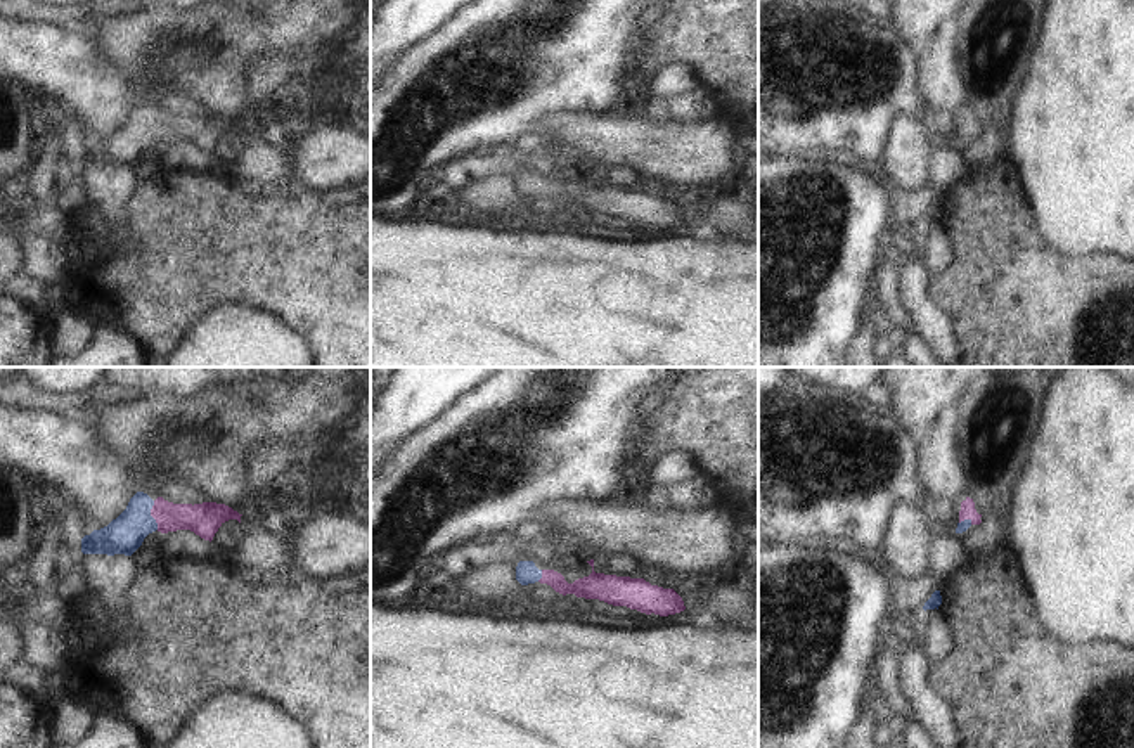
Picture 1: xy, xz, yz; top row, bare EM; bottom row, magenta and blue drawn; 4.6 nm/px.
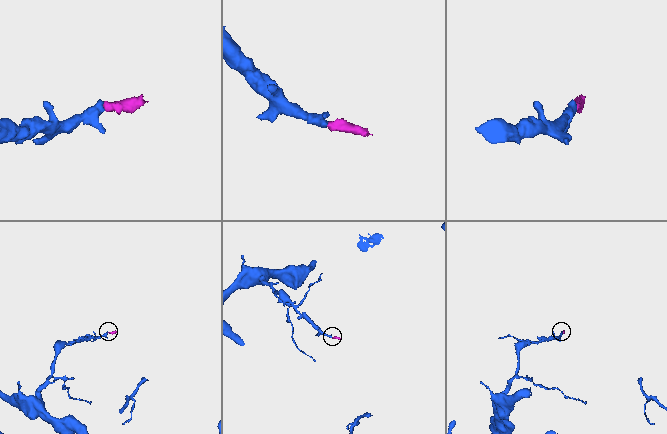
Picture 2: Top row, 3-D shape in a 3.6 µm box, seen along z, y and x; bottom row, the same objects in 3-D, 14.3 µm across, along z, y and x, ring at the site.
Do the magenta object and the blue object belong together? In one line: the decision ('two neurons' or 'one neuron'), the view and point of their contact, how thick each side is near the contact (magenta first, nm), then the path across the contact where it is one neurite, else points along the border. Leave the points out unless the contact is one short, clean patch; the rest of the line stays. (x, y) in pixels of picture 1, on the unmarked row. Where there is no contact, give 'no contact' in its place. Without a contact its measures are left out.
one neuron; meets magenta in xy at (151, 127); 150 nm thick on the magenta side, 180 nm on the other; runs through xy (205, 132), (151, 127), (123, 148)

